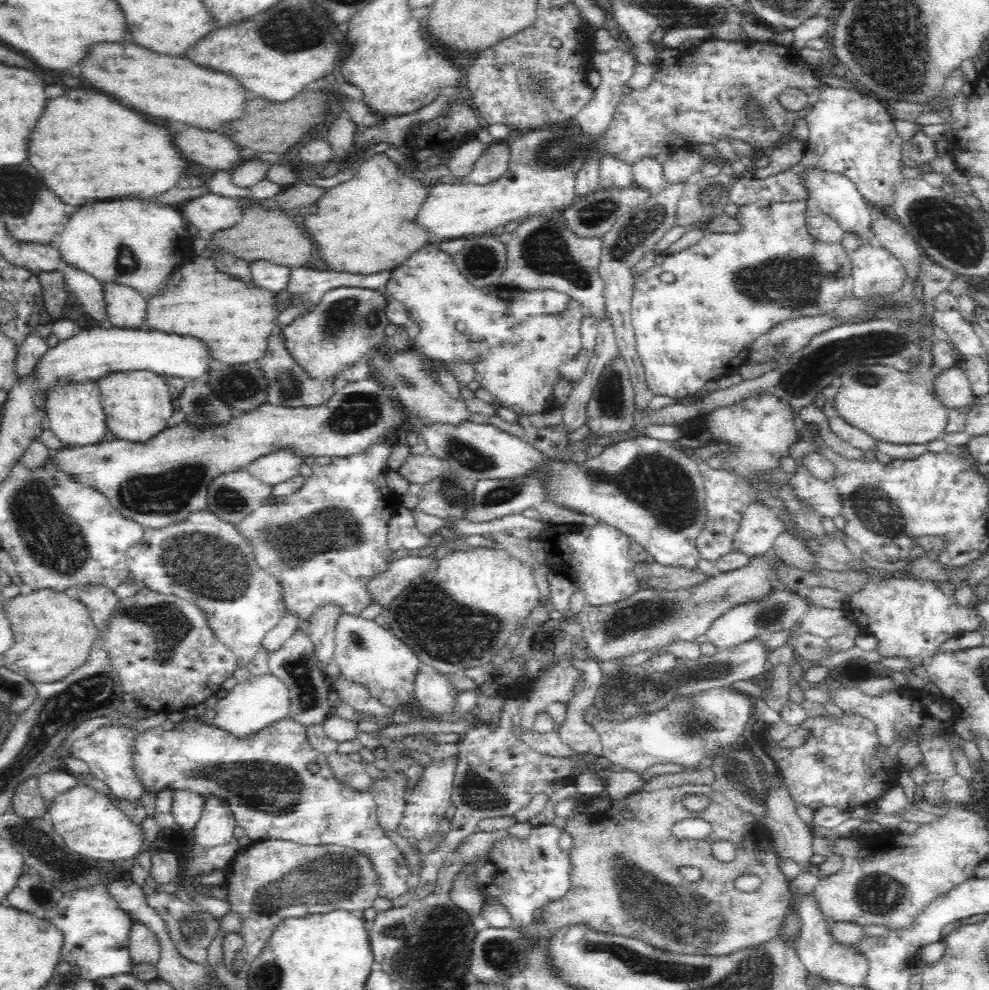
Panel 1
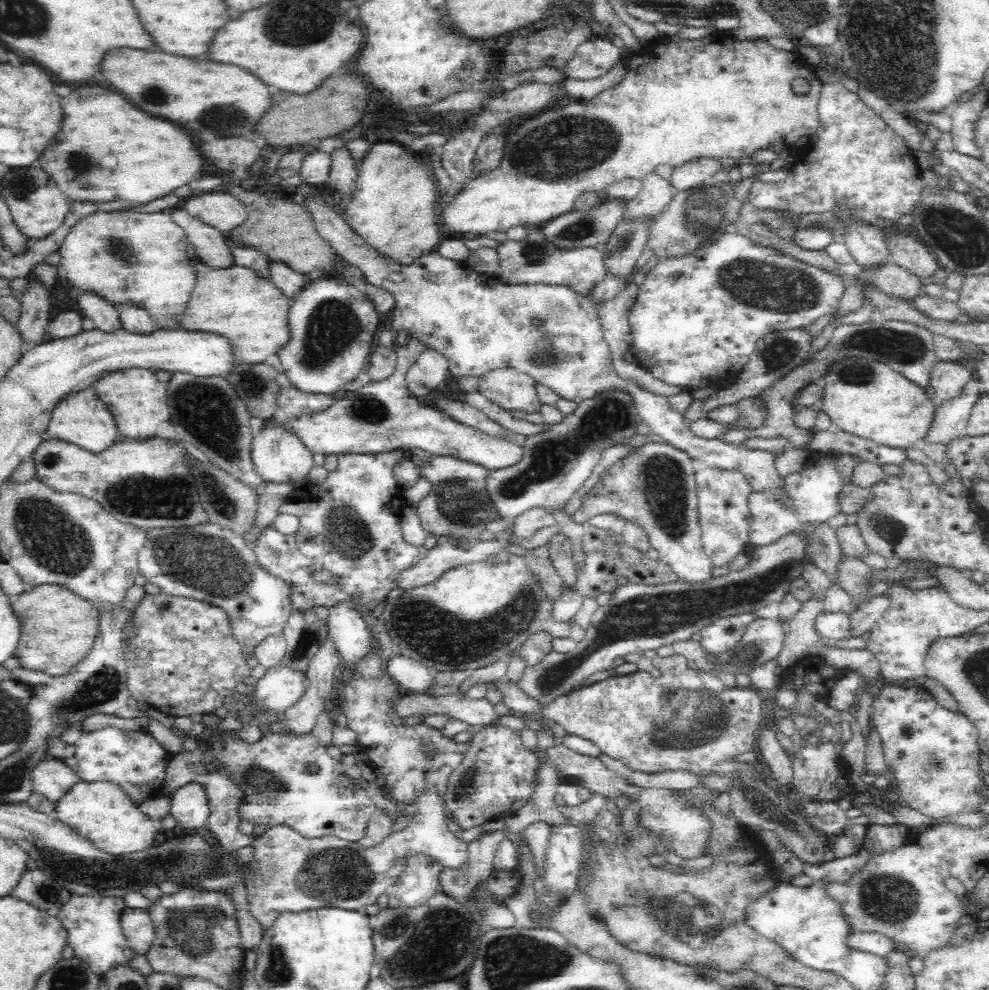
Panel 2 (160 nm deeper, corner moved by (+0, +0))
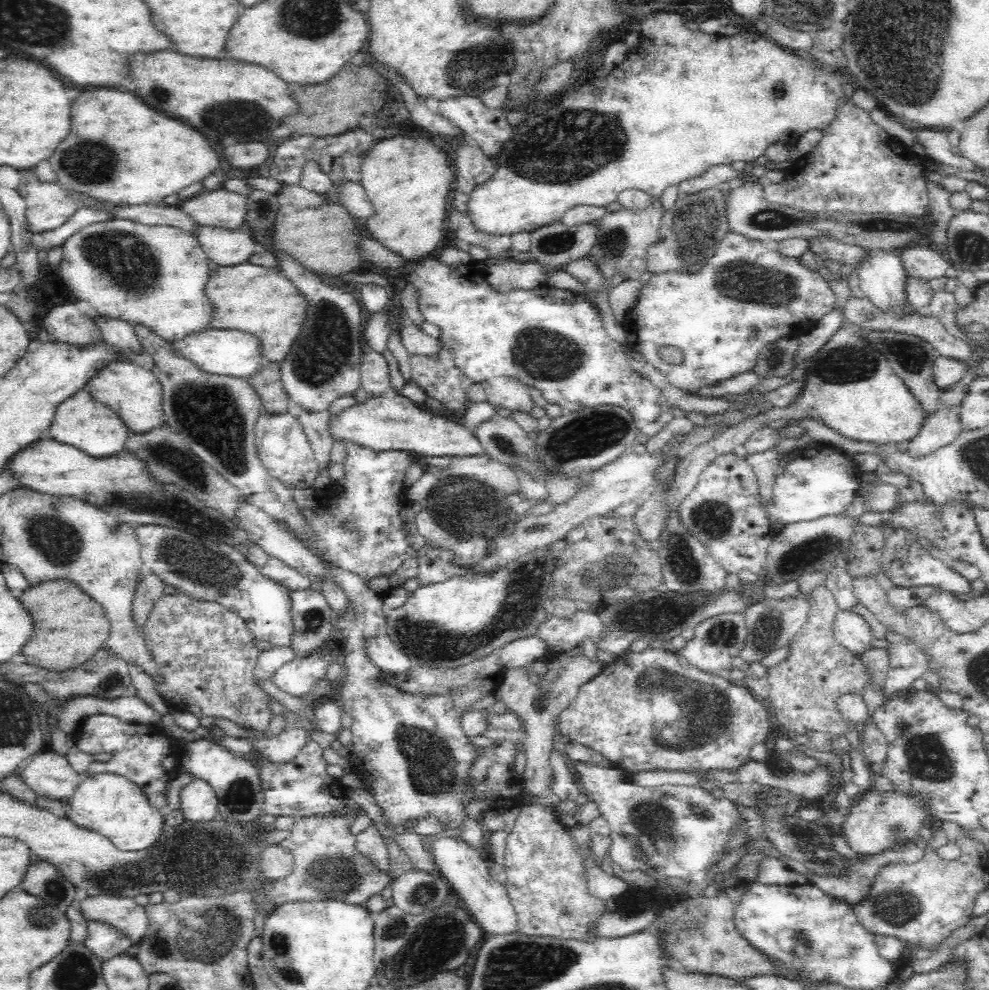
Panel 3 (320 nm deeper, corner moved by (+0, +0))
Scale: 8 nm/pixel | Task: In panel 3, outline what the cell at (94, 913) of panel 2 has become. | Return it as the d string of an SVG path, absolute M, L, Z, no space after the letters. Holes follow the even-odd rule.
M86 919L88 931L83 940L84 946L91 950L102 963L108 962L115 955L124 954L132 941L110 923Z

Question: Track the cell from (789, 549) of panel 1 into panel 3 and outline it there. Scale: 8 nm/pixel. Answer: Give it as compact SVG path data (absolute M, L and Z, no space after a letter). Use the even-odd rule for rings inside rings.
M818 583L811 588L807 597L808 616L792 642L790 658L774 668L768 668L770 694L766 699L772 705L772 714L787 730L794 730L801 735L820 731L830 738L845 736L850 730L848 722L852 721L842 717L836 701L850 692L862 696L867 678L858 656L840 647L832 638L829 626L838 610L832 592L825 584Z

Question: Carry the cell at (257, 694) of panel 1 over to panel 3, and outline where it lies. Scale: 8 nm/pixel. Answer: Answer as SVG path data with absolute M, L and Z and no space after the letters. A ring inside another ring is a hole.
M333 640L318 655L285 662L274 671L270 679L278 690L290 696L302 696L319 678L326 676L327 667L332 662L340 661L340 652L339 642Z

